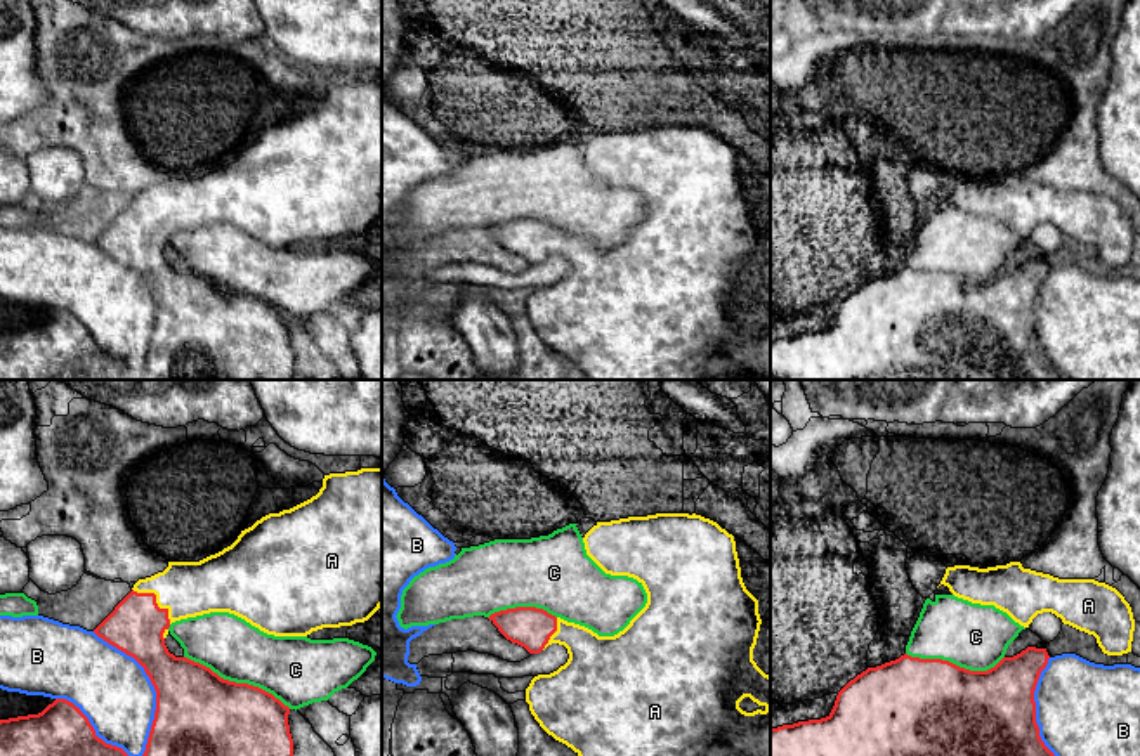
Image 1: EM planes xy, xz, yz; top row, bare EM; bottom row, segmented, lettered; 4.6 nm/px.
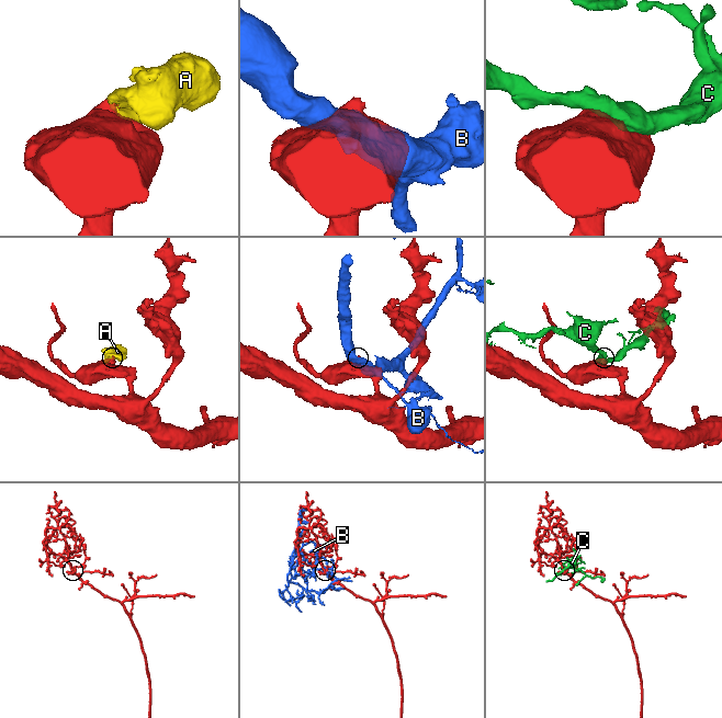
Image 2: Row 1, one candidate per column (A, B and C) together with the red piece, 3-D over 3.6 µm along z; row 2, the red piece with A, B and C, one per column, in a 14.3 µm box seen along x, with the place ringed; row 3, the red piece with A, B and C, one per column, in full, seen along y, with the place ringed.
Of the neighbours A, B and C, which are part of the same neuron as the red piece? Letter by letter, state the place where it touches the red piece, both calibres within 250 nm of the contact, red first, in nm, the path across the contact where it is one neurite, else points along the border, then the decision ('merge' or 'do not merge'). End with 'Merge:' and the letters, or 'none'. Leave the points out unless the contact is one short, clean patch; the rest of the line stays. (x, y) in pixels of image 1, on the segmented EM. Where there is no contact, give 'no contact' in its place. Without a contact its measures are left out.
A: xy (155, 600) | 260/260 nm | across xy (136, 626), (155, 600), (186, 588) | merge
B: xy (153, 685) | 400/360 nm | do not merge
C: xy (238, 684) | 400/280 nm | do not merge
Merge: A

